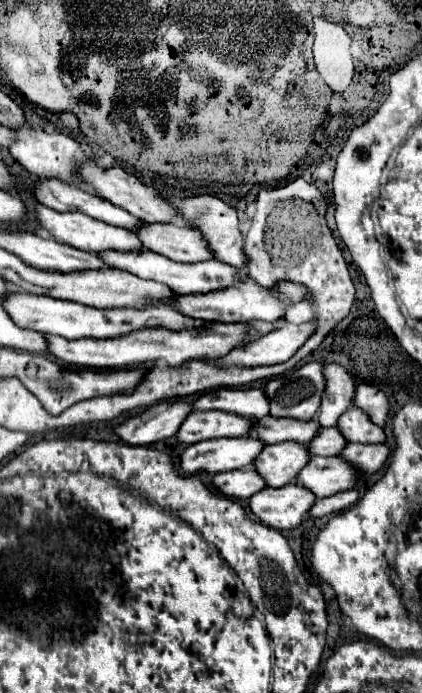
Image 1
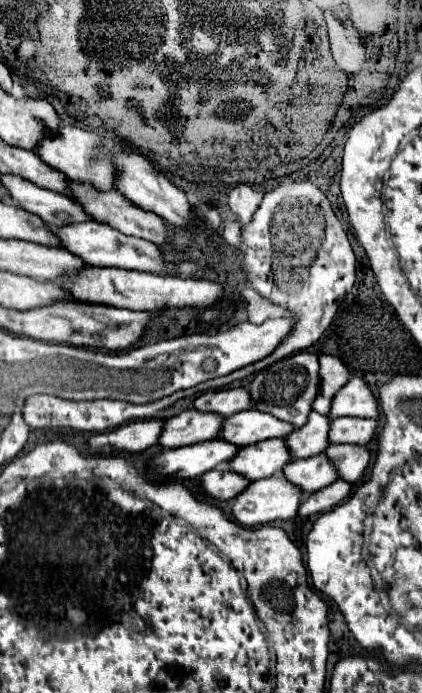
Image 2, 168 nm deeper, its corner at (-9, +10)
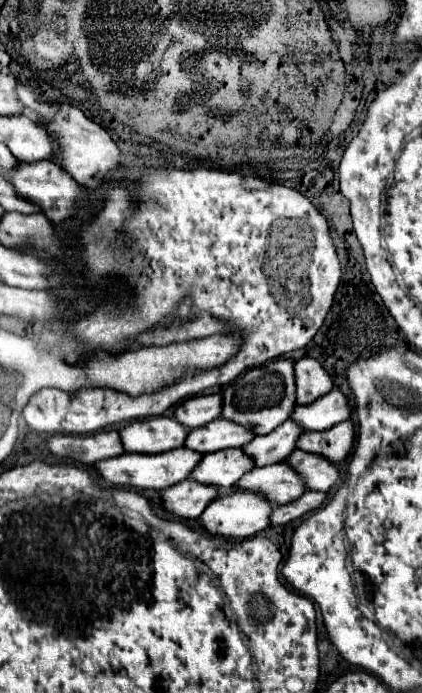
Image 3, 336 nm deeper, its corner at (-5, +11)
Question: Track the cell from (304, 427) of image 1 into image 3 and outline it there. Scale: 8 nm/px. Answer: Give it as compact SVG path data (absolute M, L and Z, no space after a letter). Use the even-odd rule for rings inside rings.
M219 417L203 425L203 429L193 429L185 441L185 447L199 453L211 453L227 447L243 447L253 437L255 433L251 433L249 429L243 429L243 425L235 425Z

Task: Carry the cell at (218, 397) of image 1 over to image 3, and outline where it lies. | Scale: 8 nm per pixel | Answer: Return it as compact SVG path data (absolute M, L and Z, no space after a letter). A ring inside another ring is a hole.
M215 393L215 395L197 395L197 397L191 397L191 399L183 401L175 409L173 417L177 417L177 421L183 423L185 427L197 429L197 427L203 427L203 425L211 423L213 419L217 419L219 409L223 409L219 393Z

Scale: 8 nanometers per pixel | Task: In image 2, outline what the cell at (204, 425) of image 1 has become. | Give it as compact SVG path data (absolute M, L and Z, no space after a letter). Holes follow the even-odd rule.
M185 410L169 420L165 420L159 434L159 446L163 448L181 448L197 442L205 442L219 434L221 418L215 414L199 414L197 410Z

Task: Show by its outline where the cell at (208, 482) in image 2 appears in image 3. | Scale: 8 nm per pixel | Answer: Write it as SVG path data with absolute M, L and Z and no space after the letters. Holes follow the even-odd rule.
M185 479L161 493L165 509L185 519L197 519L215 497L219 497L219 487L203 485L193 479Z

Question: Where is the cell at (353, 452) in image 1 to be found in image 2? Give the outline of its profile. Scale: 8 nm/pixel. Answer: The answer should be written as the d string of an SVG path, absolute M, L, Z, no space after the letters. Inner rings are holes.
M329 446L323 454L329 458L339 478L351 484L359 482L369 466L369 450L365 446Z

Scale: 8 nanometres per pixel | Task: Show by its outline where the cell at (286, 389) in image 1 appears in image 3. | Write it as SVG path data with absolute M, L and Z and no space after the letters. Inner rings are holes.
M277 359L267 365L249 369L233 383L223 389L223 417L235 423L245 425L257 435L271 433L283 421L291 417L291 409L295 409L295 361L293 359Z

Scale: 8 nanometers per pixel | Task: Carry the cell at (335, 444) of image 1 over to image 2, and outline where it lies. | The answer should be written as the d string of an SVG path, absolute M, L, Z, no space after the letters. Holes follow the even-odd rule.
M311 412L305 426L293 430L283 438L291 458L309 458L309 456L321 454L329 446L327 442L329 426L331 424L327 416Z

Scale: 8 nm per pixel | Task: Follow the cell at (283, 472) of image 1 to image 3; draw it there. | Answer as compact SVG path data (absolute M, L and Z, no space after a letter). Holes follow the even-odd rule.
M233 447L203 455L201 463L191 473L191 479L207 485L217 485L225 495L233 489L235 481L239 481L239 477L251 469L255 469L253 457L249 457L243 447Z

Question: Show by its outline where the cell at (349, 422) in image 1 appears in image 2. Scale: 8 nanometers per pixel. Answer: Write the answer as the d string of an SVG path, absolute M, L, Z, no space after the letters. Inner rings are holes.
M337 418L329 428L329 444L367 444L375 434L377 422L369 418Z

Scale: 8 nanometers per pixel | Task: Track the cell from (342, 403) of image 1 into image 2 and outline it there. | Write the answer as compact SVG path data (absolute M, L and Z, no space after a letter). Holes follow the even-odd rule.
M319 356L319 392L313 400L313 410L319 414L327 414L331 408L331 398L339 388L349 380L349 372L337 356Z

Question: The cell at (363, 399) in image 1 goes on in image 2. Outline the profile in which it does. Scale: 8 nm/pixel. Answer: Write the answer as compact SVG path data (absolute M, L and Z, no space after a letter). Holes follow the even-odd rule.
M351 378L335 394L327 418L335 420L341 416L353 416L353 418L377 418L379 416L377 400L361 378Z

